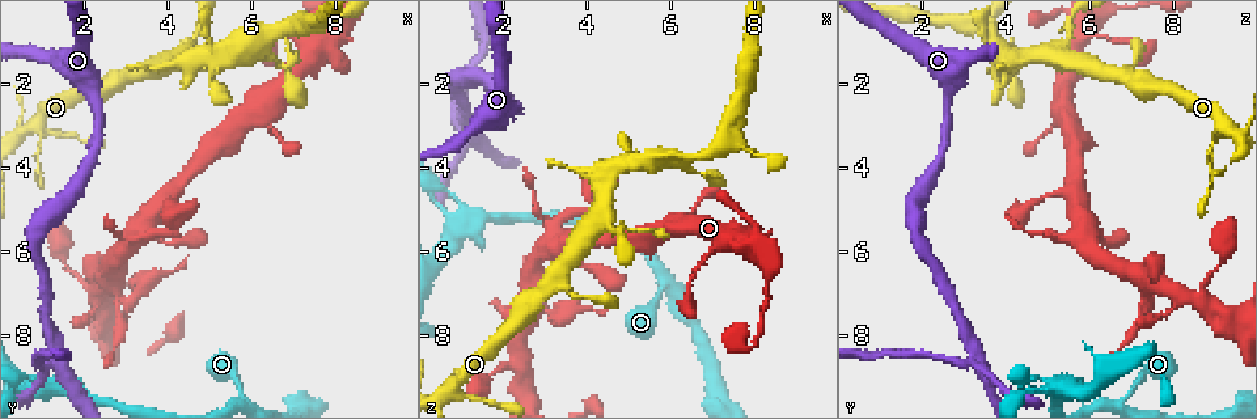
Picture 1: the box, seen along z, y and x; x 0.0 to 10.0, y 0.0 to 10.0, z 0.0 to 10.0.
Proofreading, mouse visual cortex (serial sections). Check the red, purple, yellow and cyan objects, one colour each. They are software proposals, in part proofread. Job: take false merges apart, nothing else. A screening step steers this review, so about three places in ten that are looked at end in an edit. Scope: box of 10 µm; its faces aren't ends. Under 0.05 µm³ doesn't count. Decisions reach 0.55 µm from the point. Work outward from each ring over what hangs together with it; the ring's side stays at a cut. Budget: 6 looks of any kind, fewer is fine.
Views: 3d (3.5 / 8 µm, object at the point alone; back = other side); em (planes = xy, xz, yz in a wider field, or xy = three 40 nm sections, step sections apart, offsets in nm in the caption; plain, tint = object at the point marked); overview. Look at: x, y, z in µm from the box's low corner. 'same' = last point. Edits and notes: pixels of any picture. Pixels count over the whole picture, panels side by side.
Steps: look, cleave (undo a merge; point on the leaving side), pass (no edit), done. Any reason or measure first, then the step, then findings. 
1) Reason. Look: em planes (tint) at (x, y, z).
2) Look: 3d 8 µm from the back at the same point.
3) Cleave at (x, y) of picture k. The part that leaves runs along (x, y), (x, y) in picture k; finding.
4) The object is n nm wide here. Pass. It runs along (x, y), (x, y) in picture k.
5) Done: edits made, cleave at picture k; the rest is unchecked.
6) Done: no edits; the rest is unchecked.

Thin arm on a thick one. Look: 3d 3.5 µm at (4.50, 1.10, 5.40).

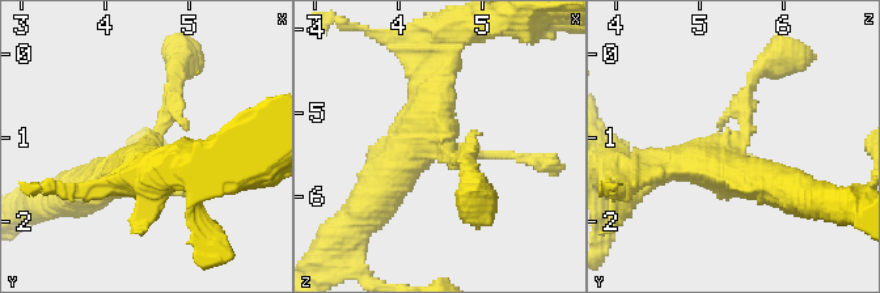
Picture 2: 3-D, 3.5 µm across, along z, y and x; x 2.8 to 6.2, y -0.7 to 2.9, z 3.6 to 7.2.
Need the tissue. Look: em xy step 2 (tint) at (4.55, 1.20, 5.35).

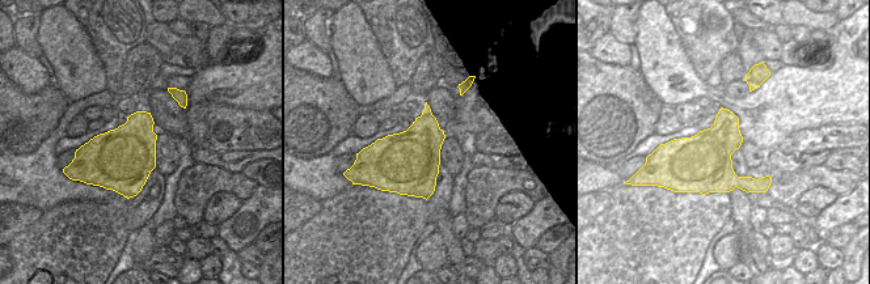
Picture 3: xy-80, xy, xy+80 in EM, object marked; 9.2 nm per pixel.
Another direction. Look: em planes (tint) at the same point.

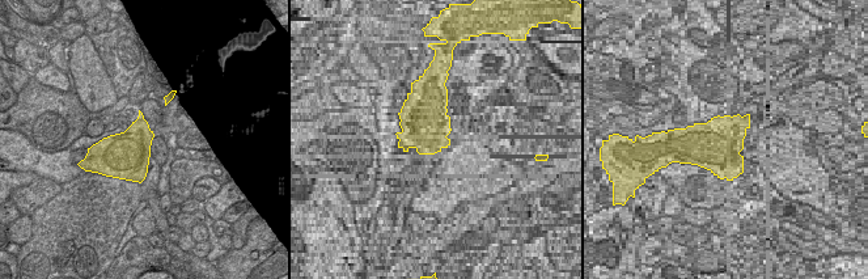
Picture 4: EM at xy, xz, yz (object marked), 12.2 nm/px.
Pass. It runs along (375, 198), (431, 135), (447, 54) in picture 2; all the same cell.

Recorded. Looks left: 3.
Narrows sharply. Look: 3d 3.5 µm from the back at (2.75, 6.90, 7.30).

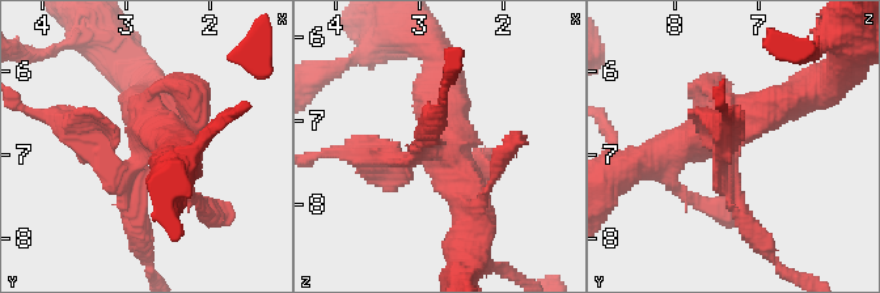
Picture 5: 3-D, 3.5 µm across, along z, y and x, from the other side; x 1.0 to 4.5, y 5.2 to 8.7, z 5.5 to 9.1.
Cleave at (386, 165) of picture 5. The part that leaves runs along (431, 149), (410, 160), (330, 153) in picture 5; two cells meet here.

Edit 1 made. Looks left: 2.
Done: edits made, cleave at picture 5; the rest is unchecked.

